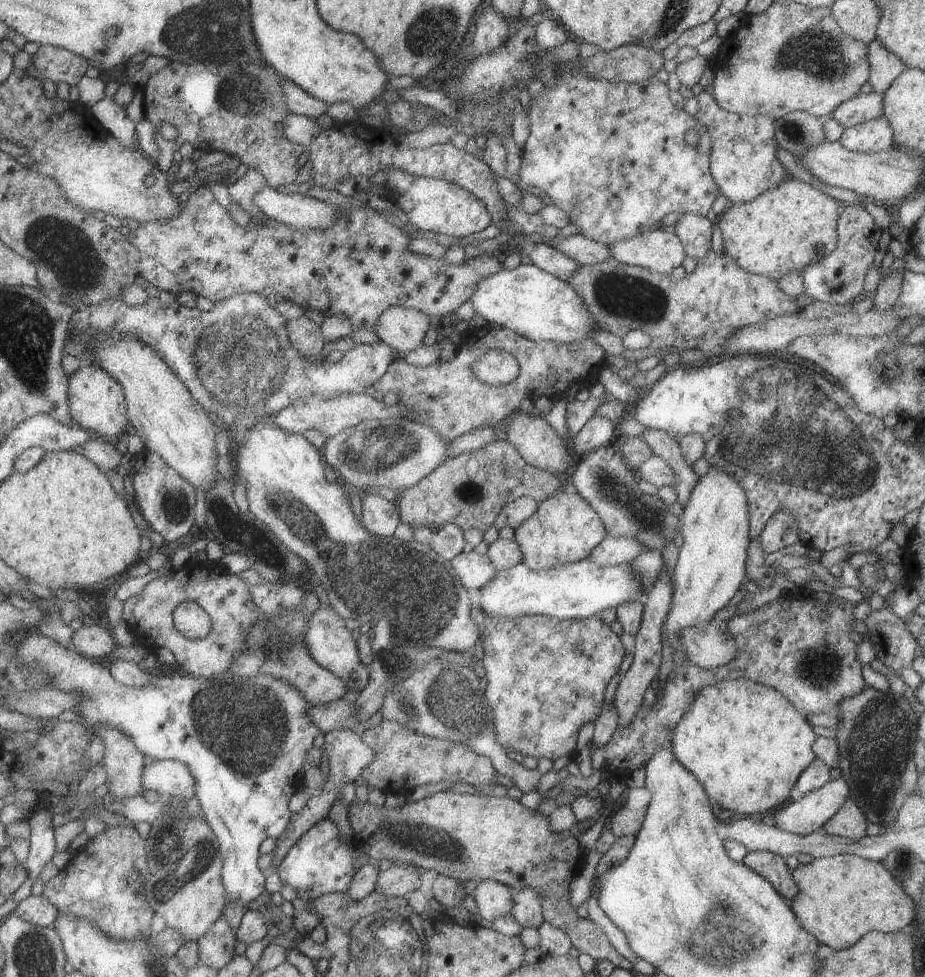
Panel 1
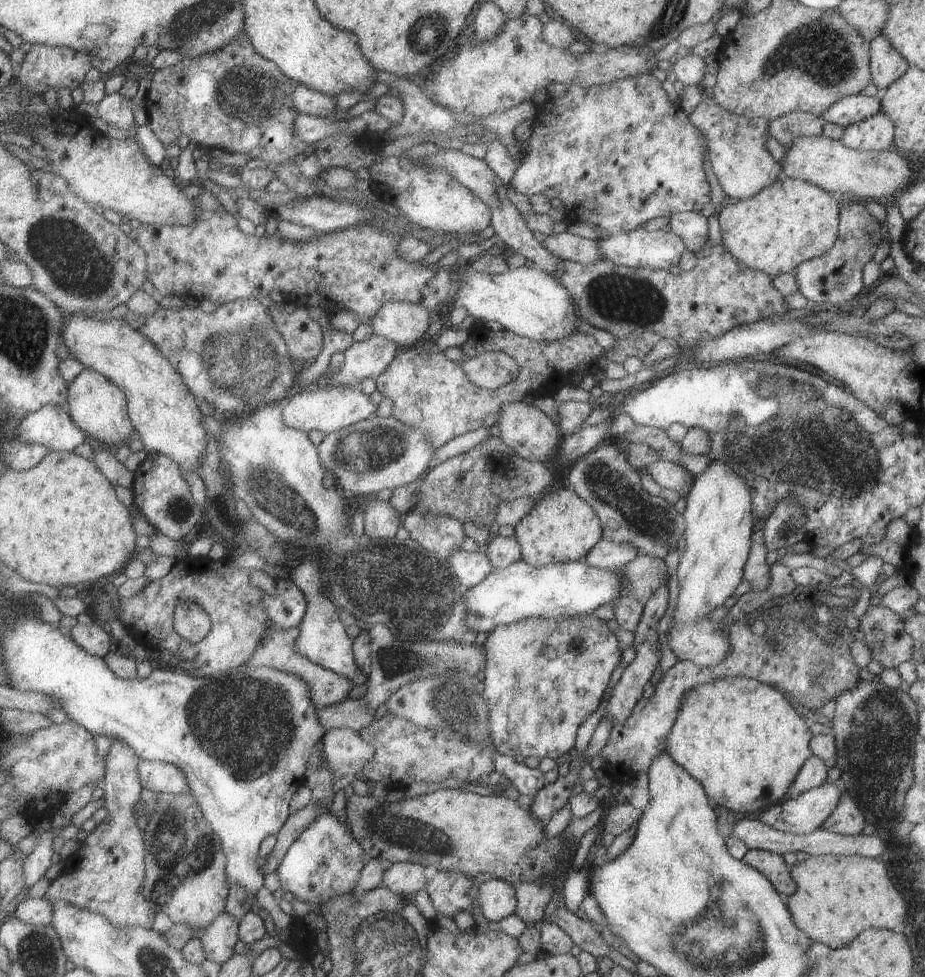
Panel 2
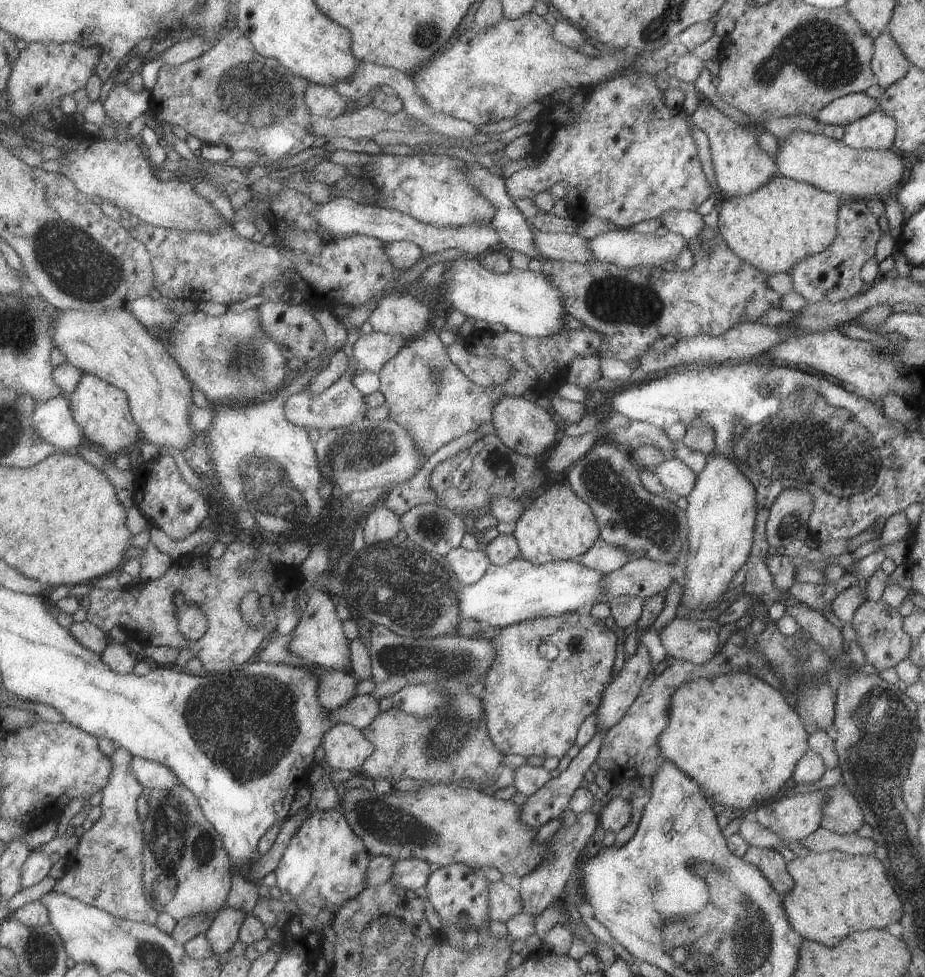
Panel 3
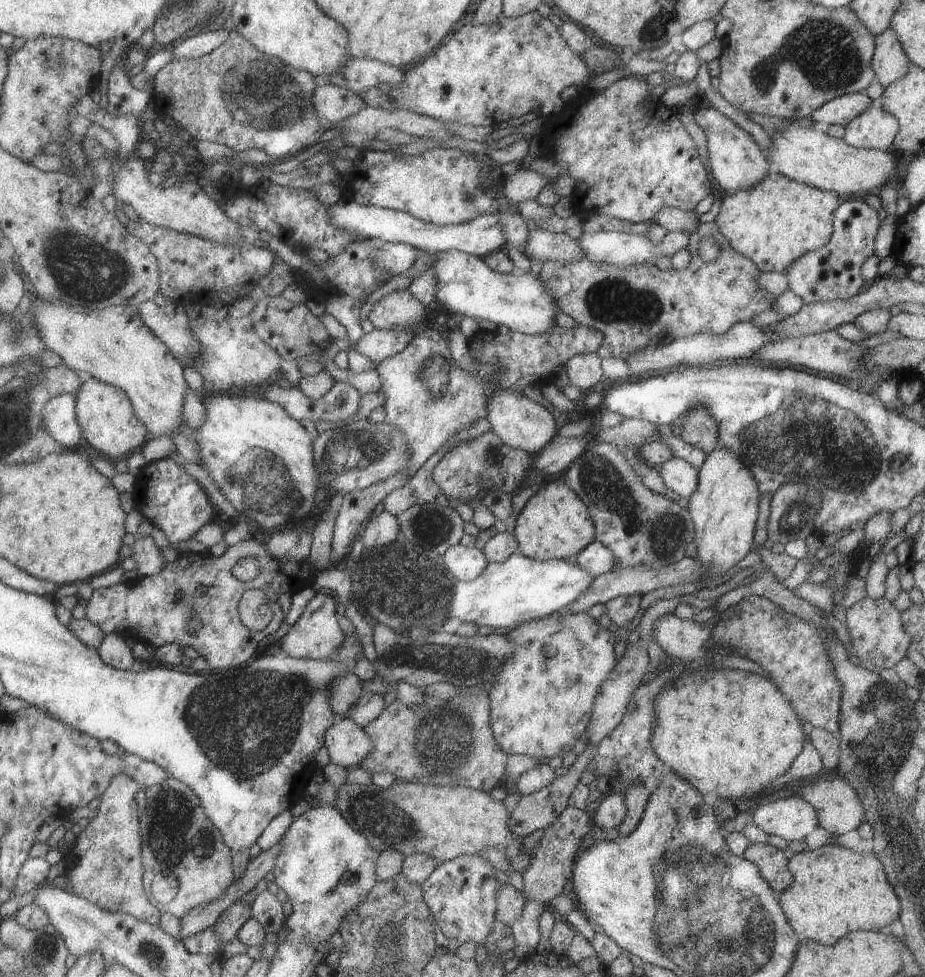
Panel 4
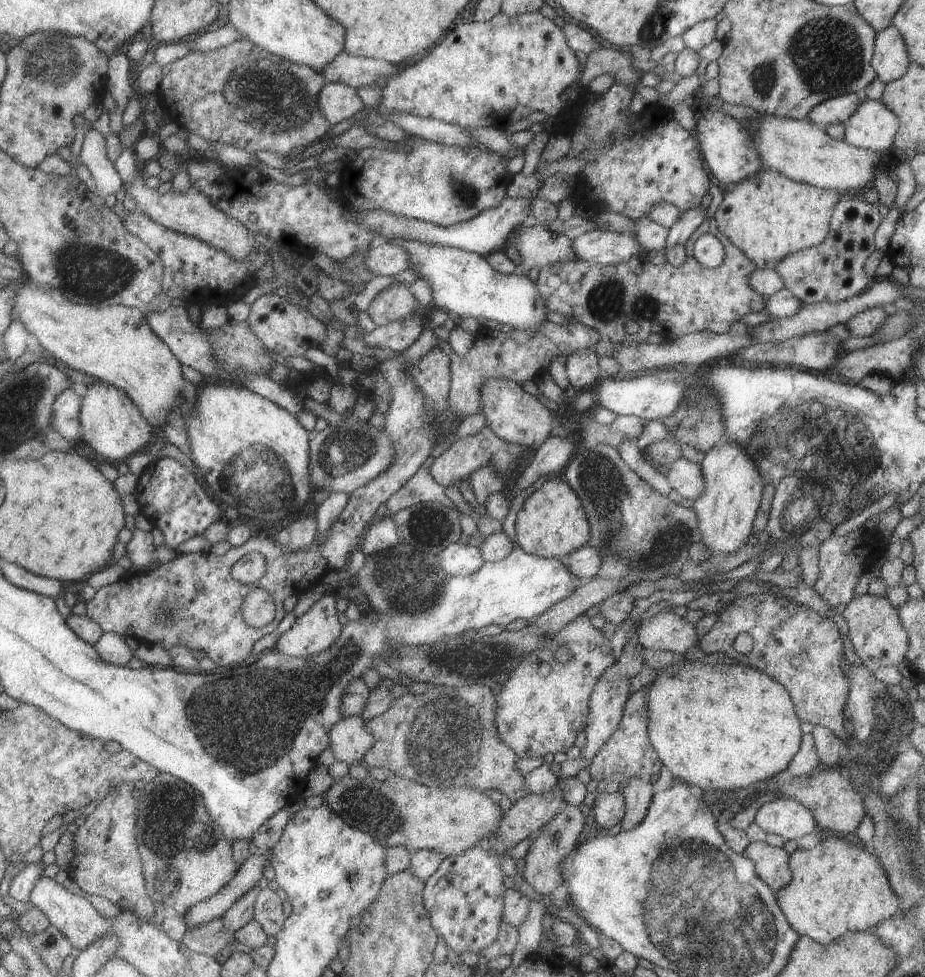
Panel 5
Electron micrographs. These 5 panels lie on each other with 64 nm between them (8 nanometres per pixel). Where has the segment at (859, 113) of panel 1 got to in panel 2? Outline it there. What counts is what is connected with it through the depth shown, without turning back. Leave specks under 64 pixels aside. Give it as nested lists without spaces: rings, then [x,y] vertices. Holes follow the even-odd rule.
[[[857,93],[833,102],[827,110],[820,115],[824,122],[830,122],[843,128],[855,124],[880,111],[879,95],[870,97]]]

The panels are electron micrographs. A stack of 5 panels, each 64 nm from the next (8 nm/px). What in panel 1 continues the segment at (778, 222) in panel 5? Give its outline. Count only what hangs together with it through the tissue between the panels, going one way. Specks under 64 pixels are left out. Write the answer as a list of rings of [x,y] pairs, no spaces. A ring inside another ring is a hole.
[[[786,177],[775,188],[765,190],[763,194],[759,194],[749,202],[728,204],[723,213],[717,216],[722,234],[723,252],[732,258],[739,268],[751,274],[767,276],[774,281],[787,273],[799,273],[807,264],[819,262],[821,258],[831,254],[838,240],[837,208],[839,201],[817,190],[815,186]]]

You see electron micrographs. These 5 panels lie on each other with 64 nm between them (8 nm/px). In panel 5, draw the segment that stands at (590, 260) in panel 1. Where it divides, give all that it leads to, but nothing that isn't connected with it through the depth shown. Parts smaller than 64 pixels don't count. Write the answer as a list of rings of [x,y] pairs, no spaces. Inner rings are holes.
[[[542,224],[529,228],[519,225],[504,239],[505,247],[513,246],[519,256],[519,265],[527,271],[544,264],[573,260],[571,239]]]

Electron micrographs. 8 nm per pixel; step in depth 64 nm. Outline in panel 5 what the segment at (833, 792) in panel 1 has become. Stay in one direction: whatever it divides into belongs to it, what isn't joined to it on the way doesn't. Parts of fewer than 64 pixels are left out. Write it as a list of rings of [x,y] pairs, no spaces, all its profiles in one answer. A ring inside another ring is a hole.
[[[788,798],[763,803],[756,810],[753,822],[766,833],[779,834],[784,841],[795,840],[816,826],[813,813]]]

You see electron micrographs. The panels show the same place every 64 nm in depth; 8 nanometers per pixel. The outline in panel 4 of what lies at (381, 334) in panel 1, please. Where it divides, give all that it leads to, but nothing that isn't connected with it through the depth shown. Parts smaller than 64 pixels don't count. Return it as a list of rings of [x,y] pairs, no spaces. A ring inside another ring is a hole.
[[[405,288],[373,302],[366,318],[374,329],[413,328],[423,322],[423,309],[424,305]]]

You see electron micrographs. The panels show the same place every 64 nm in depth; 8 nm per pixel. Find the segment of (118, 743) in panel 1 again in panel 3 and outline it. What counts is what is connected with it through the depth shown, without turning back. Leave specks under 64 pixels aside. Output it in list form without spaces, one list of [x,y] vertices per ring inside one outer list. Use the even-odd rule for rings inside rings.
[[[116,745],[113,754],[108,756],[111,762],[107,784],[102,788],[100,810],[101,815],[91,828],[85,830],[78,838],[77,847],[65,857],[65,869],[60,879],[53,886],[53,892],[65,893],[75,900],[81,900],[115,916],[115,918],[127,918],[133,922],[145,922],[154,925],[158,913],[145,900],[142,886],[142,852],[143,837],[142,824],[139,822],[135,810],[135,800],[142,794],[142,786],[135,780],[135,776],[129,770],[129,760],[132,756],[123,747]]]

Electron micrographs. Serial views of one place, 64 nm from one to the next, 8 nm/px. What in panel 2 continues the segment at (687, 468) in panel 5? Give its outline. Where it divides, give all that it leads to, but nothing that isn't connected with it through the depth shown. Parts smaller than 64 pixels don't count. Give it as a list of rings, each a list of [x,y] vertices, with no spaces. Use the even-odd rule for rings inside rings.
[[[661,459],[649,464],[642,473],[649,474],[660,487],[674,490],[679,494],[689,490],[694,479],[683,465]]]

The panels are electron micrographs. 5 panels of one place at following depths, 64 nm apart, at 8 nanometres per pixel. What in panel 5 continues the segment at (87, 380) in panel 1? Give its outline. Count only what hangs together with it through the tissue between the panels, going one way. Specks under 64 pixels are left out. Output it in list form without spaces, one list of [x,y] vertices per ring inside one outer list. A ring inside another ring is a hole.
[[[97,380],[86,386],[86,392],[81,397],[79,422],[79,440],[83,440],[97,454],[113,462],[124,462],[134,454],[145,452],[158,436],[123,390]]]

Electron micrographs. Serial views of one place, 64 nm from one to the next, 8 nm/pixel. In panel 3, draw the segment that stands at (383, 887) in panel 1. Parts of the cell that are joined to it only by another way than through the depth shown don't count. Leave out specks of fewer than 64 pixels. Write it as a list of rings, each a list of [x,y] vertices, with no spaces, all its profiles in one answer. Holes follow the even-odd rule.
[[[419,858],[401,859],[395,861],[390,880],[405,890],[421,892],[429,874],[435,869],[434,865]]]

